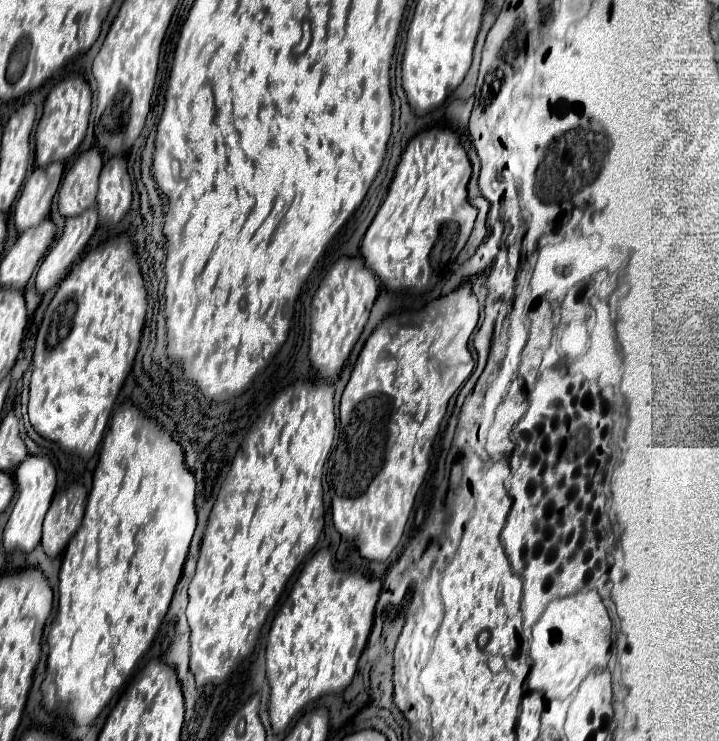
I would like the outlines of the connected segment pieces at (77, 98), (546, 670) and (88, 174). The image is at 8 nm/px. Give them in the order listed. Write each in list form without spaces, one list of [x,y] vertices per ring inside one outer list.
[[[68,77],[54,85],[44,101],[44,115],[38,123],[36,131],[36,165],[46,167],[52,161],[64,161],[74,155],[78,145],[82,143],[92,107],[92,91],[82,77]]]
[[[596,591],[554,599],[532,627],[532,669],[528,673],[530,691],[540,691],[548,699],[566,699],[572,695],[592,669],[606,667],[612,645],[610,635],[612,623]]]
[[[92,147],[76,157],[58,189],[58,209],[62,217],[80,215],[80,211],[96,203],[100,169],[102,153],[98,147]]]

